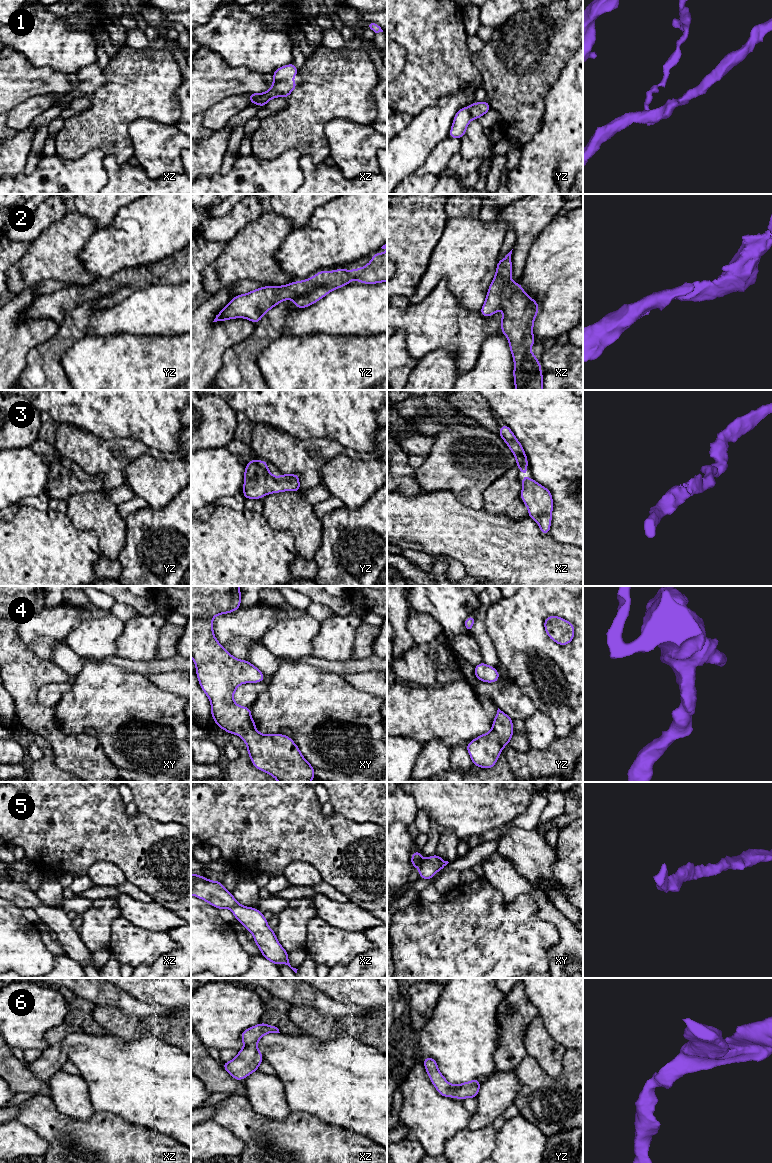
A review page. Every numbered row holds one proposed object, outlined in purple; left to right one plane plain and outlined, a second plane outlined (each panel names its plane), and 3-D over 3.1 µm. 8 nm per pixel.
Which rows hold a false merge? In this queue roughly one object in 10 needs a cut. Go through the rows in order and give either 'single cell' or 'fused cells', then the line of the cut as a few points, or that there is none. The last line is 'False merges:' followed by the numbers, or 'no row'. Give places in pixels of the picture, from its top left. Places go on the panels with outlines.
1: single cell; cut none
2: single cell; cut none
3: single cell; cut none
4: single cell; cut none
5: single cell; cut none
6: single cell; cut none
False merges: no row

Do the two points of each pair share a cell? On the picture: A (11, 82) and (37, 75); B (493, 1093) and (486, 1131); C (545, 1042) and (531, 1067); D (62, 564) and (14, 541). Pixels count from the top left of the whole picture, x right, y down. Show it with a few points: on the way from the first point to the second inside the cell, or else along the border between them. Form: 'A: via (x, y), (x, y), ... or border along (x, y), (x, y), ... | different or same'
A: via (17, 80), (31, 79) | same
B: border along (491, 1123), (476, 1129), (466, 1128) | different
C: border along (526, 1054), (530, 1055), (551, 1077) | different
D: via (50, 559), (32, 559), (26, 553) | same

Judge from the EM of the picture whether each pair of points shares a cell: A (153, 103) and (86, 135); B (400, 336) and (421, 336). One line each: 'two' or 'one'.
A: one
B: two

